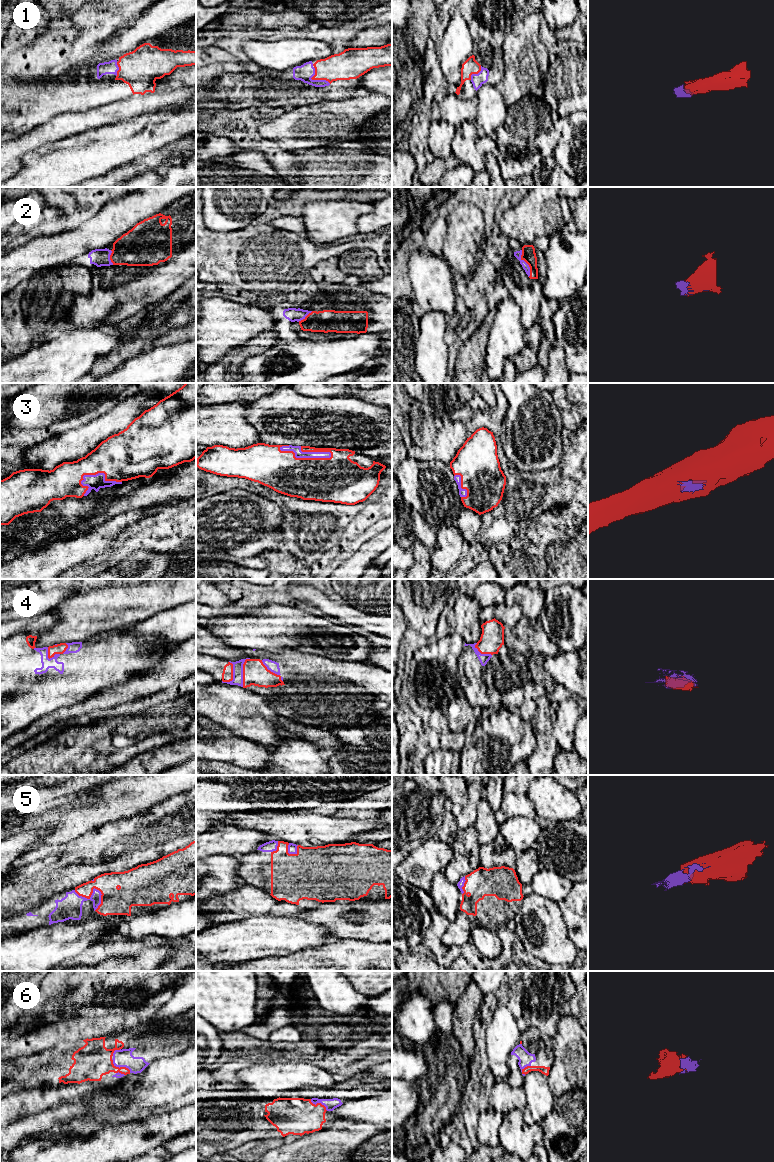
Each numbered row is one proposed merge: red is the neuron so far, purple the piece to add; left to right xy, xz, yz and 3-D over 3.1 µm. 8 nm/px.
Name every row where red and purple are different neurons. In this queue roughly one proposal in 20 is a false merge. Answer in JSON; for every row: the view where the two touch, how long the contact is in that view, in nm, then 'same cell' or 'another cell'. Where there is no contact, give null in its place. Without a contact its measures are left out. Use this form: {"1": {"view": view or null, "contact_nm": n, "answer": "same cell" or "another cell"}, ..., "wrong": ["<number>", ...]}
{"1": {"view": "xz", "contact_nm": 190, "answer": "same cell"}, "2": {"view": "yz", "contact_nm": 220, "answer": "same cell"}, "3": {"view": "xz", "contact_nm": 440, "answer": "same cell"}, "4": {"view": "xz", "contact_nm": 240, "answer": "same cell"}, "5": {"view": "xy", "contact_nm": 240, "answer": "same cell"}, "6": {"view": "xy", "contact_nm": 190, "answer": "same cell"}, "wrong": []}

